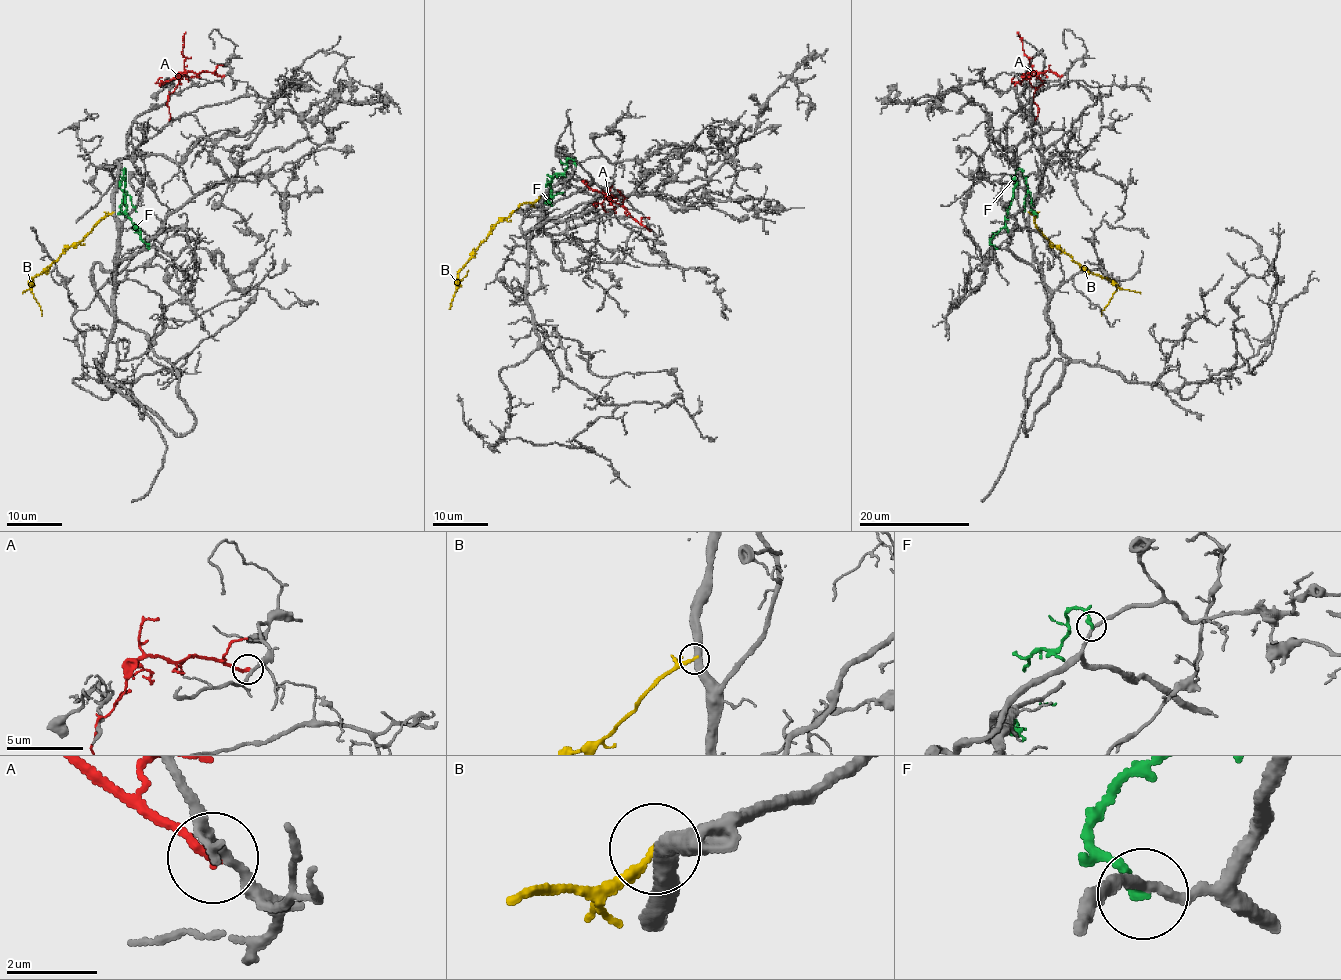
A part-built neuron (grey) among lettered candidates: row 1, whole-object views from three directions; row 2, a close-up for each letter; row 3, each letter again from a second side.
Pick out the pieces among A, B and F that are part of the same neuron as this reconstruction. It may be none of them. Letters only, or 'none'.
none

